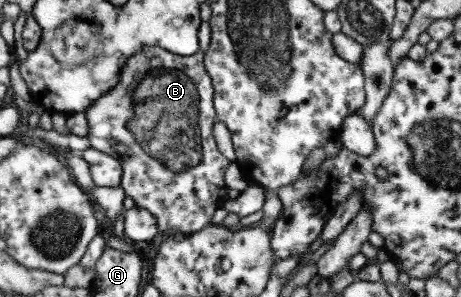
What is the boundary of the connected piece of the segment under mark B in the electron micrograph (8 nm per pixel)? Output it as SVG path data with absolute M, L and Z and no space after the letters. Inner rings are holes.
M143 46L136 54L131 54L126 58L125 63L120 68L119 81L105 95L95 100L85 111L84 118L87 124L86 137L89 140L89 146L117 158L121 166L120 188L123 193L134 204L142 209L148 210L156 218L157 230L159 232L181 232L181 234L193 234L201 230L205 224L210 224L211 216L217 208L222 208L223 203L227 200L228 188L224 185L223 176L230 163L217 150L216 144L211 136L211 126L214 124L216 115L212 106L212 85L211 78L205 71L202 59L203 53L198 50L195 54L181 57L177 54L171 54L159 48L159 46Z

